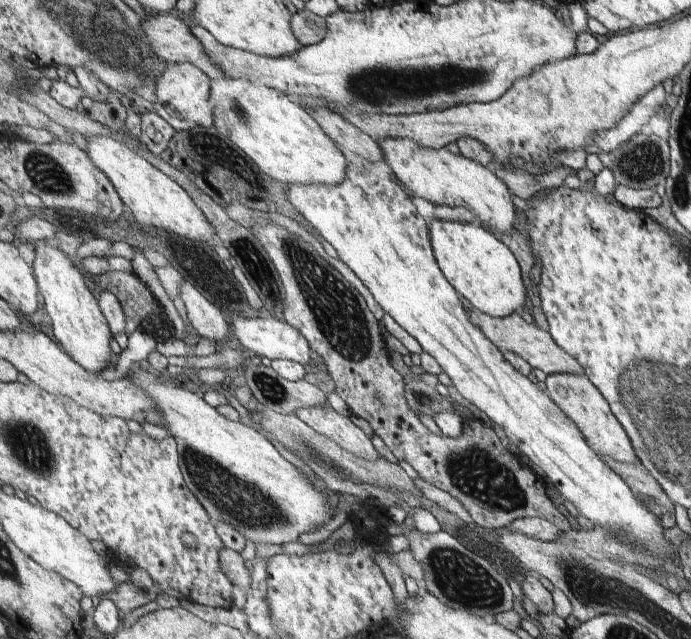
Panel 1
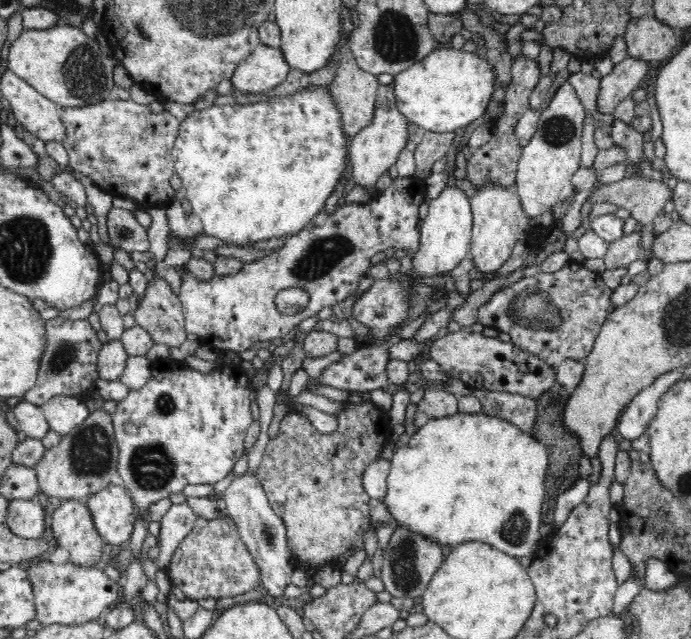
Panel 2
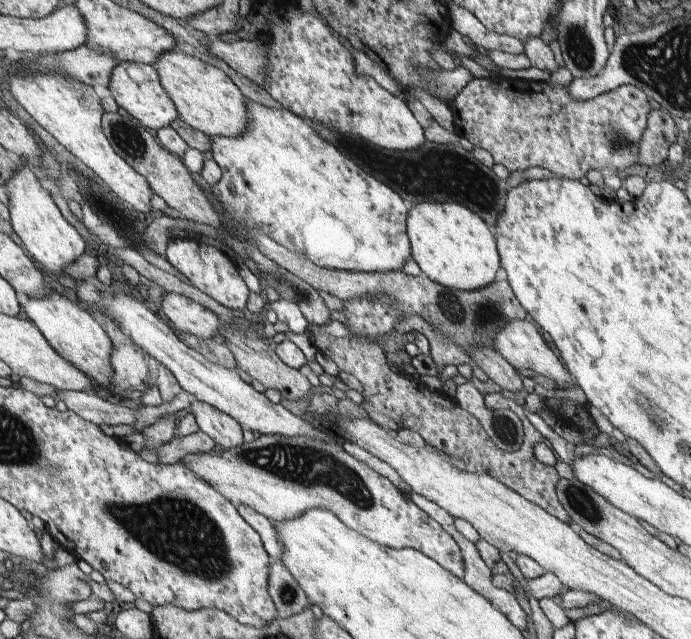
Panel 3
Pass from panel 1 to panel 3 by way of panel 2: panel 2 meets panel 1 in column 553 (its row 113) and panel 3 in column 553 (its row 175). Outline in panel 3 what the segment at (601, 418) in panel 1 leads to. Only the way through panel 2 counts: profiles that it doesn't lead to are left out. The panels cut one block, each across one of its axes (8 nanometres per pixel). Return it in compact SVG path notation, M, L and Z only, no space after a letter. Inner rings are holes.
M512 320L508 322L496 336L494 336L495 350L500 353L515 369L530 368L539 375L554 380L560 389L568 390L574 386L575 381L560 362L560 358L552 352L552 348L542 340L540 332L530 320Z

